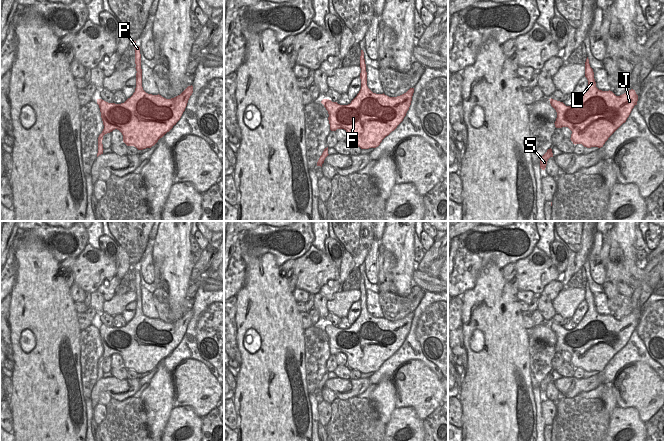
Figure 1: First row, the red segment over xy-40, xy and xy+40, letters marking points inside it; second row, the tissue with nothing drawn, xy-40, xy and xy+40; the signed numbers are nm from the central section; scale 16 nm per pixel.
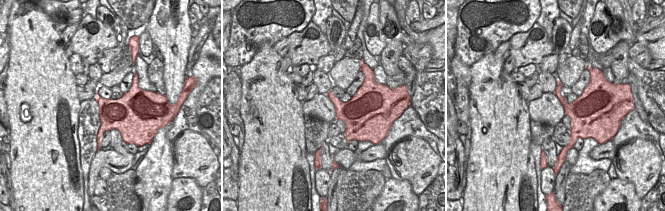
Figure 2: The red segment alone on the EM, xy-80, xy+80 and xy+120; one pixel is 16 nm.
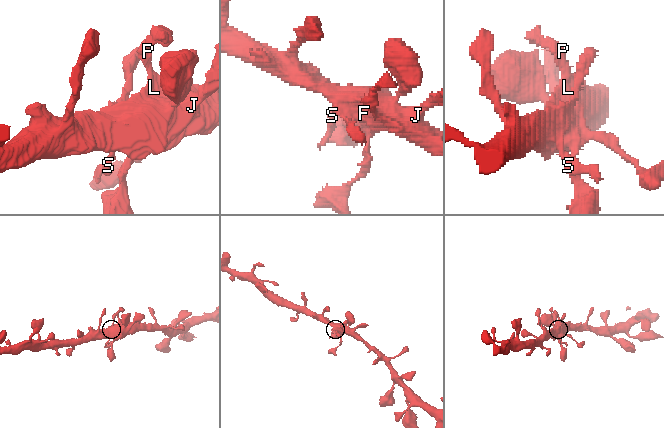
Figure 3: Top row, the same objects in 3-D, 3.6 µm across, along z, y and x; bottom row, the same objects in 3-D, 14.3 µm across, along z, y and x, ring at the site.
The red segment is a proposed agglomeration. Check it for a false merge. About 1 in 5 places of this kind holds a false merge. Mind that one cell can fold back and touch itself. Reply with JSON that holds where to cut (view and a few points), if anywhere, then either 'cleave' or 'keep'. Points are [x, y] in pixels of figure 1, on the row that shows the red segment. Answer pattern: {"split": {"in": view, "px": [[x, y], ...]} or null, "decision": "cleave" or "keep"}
{"split": null, "decision": "keep"}

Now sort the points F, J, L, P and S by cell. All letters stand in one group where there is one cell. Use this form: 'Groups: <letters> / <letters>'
Groups: F J L P S.

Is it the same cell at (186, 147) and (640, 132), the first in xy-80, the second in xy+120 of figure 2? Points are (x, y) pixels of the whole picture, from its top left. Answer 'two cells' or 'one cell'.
two cells

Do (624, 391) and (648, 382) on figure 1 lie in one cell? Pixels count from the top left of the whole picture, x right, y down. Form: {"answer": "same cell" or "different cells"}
{"answer": "same cell"}

